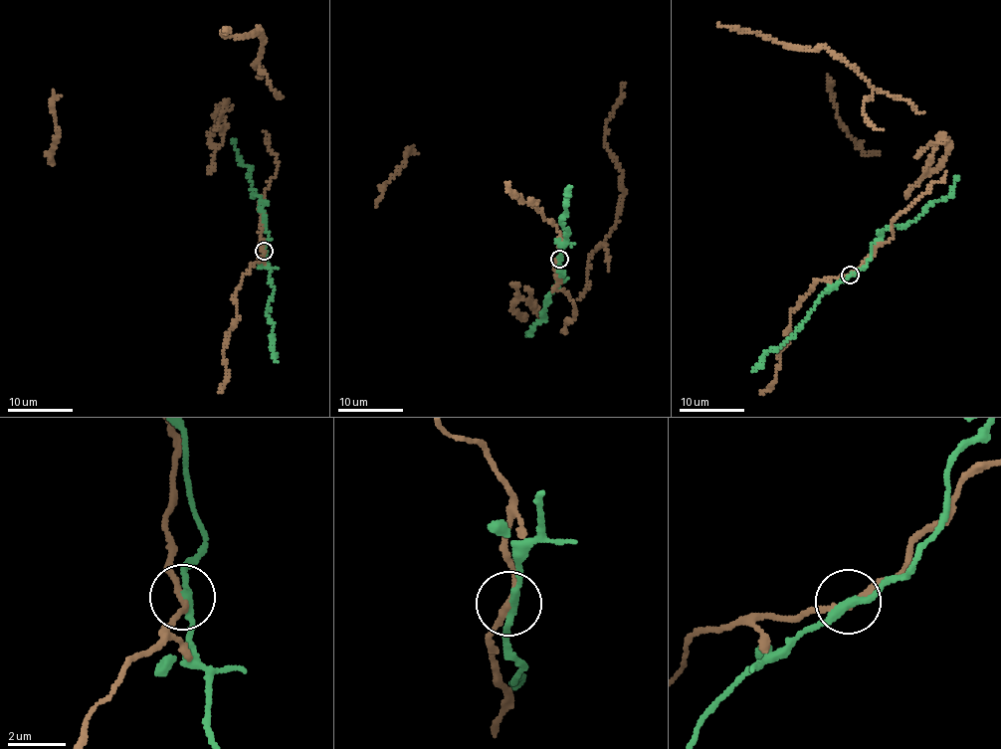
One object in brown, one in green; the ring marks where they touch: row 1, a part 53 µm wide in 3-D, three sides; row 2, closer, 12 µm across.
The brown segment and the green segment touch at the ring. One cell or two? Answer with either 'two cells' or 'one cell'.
two cells

